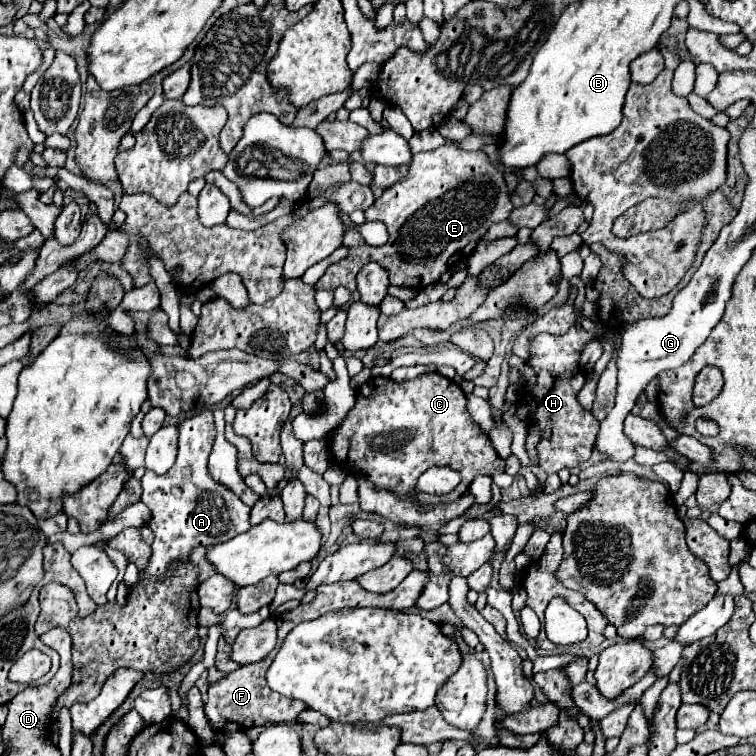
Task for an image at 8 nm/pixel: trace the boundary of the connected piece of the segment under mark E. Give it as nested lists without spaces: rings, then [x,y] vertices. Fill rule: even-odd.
[[[448,142],[436,150],[430,152],[418,152],[414,154],[410,162],[410,172],[404,182],[398,182],[396,186],[388,188],[370,210],[366,210],[366,220],[380,220],[388,228],[388,242],[382,246],[370,246],[364,242],[360,232],[354,226],[346,228],[344,244],[350,246],[350,252],[340,262],[328,266],[324,276],[314,284],[316,290],[334,290],[338,286],[348,288],[350,292],[356,290],[356,274],[358,270],[368,262],[378,262],[390,272],[390,284],[404,284],[414,290],[422,290],[422,286],[430,286],[438,282],[440,272],[444,272],[450,266],[456,266],[462,262],[462,256],[470,256],[480,238],[488,232],[492,224],[504,222],[512,210],[512,204],[508,204],[508,186],[500,170],[494,168],[494,164],[488,160],[484,152],[466,152],[458,146],[458,142]]]

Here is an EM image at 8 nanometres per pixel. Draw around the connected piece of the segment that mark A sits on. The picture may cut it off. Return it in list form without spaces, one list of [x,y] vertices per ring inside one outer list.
[[[202,410],[178,424],[178,456],[174,466],[166,474],[154,474],[146,470],[142,476],[142,502],[150,508],[152,520],[148,526],[154,532],[152,556],[144,570],[138,572],[140,578],[166,578],[170,564],[190,562],[190,552],[198,546],[212,548],[216,544],[228,542],[236,534],[250,530],[250,508],[224,484],[216,482],[206,468],[216,428],[212,420],[212,410]]]

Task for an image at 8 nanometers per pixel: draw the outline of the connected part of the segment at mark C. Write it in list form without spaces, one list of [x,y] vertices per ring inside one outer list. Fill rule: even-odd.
[[[428,372],[424,376],[418,376],[418,378],[402,382],[402,384],[398,384],[390,378],[382,378],[382,376],[374,378],[374,388],[372,388],[372,384],[362,384],[358,388],[356,404],[344,416],[340,426],[330,434],[328,452],[330,452],[332,460],[338,466],[342,466],[346,472],[360,474],[366,480],[370,480],[378,490],[392,492],[400,498],[414,496],[418,504],[456,500],[468,490],[474,476],[478,476],[478,474],[492,476],[494,470],[504,468],[504,460],[496,454],[488,436],[482,434],[480,428],[470,420],[470,416],[466,412],[466,396],[464,396],[462,388],[458,392],[456,382],[452,382],[452,380],[448,380],[448,378],[444,378],[436,372]],[[400,434],[406,434],[406,438],[398,440]],[[430,466],[450,466],[452,470],[460,472],[462,474],[460,484],[446,496],[430,496],[430,494],[424,494],[424,492],[416,492],[418,476],[424,470],[428,470]]]

